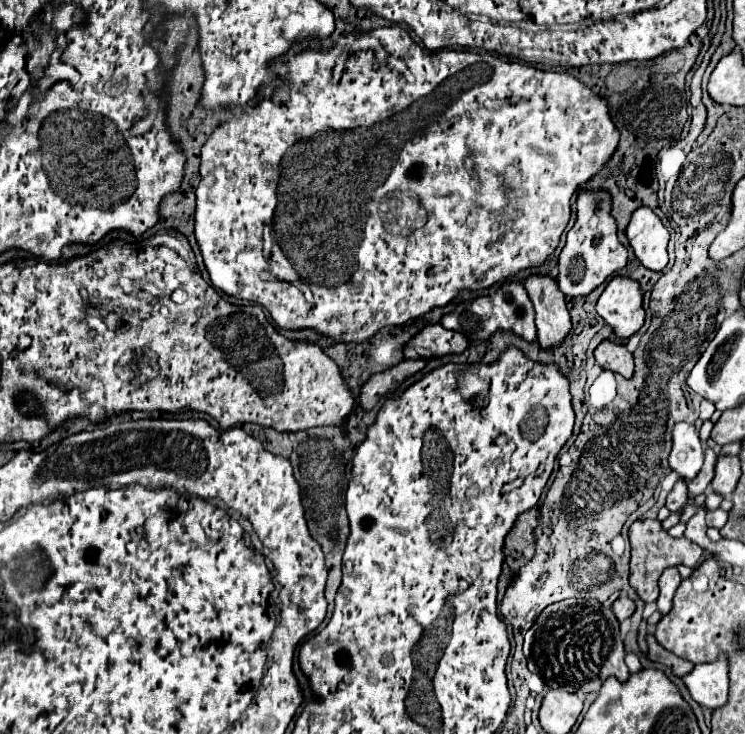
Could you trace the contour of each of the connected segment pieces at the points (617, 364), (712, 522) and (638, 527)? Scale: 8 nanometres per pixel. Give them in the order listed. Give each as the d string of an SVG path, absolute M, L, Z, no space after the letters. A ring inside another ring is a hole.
M604 339L596 349L594 349L594 359L600 367L610 369L614 373L620 373L622 377L632 377L634 373L634 359L632 353L618 343L612 343L608 339Z
M716 509L716 511L708 511L706 515L706 521L708 521L708 527L724 527L726 521L728 521L728 513L722 511L722 509Z
M638 519L630 525L628 531L630 537L630 547L632 547L632 559L630 559L630 587L638 593L638 597L644 603L656 601L656 593L658 593L658 577L662 575L662 571L666 567L674 567L678 563L686 565L686 567L696 567L700 557L702 557L702 547L698 547L696 543L688 541L686 537L674 539L670 537L658 519Z

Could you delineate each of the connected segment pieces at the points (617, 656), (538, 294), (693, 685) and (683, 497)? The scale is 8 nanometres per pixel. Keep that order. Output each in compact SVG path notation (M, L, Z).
M566 599L562 603L554 603L546 607L532 629L524 637L524 655L528 661L528 669L538 675L550 689L560 689L560 691L570 691L578 695L586 693L598 693L604 679L614 675L618 681L626 681L630 671L624 665L624 645L620 639L618 631L618 619L612 613L610 601L608 605L598 603L596 599Z
M528 275L522 283L532 305L538 329L540 347L560 345L570 331L570 315L564 303L564 293L550 275Z
M720 655L716 663L696 665L682 677L692 699L704 707L718 709L728 701L728 665L726 655Z
M678 479L676 485L672 487L672 491L666 497L666 507L670 511L678 511L678 509L682 509L688 503L688 499L690 499L688 497L688 483L684 479Z

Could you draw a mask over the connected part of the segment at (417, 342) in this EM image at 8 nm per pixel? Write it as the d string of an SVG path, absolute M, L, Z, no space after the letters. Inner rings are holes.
M440 323L422 327L406 345L404 357L406 359L428 359L434 355L446 353L462 353L468 347L468 339L462 333L452 329L444 329Z

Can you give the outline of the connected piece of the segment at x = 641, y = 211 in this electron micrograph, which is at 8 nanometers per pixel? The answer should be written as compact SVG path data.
M638 207L626 229L626 237L640 263L652 271L662 271L668 263L668 231L650 207Z

